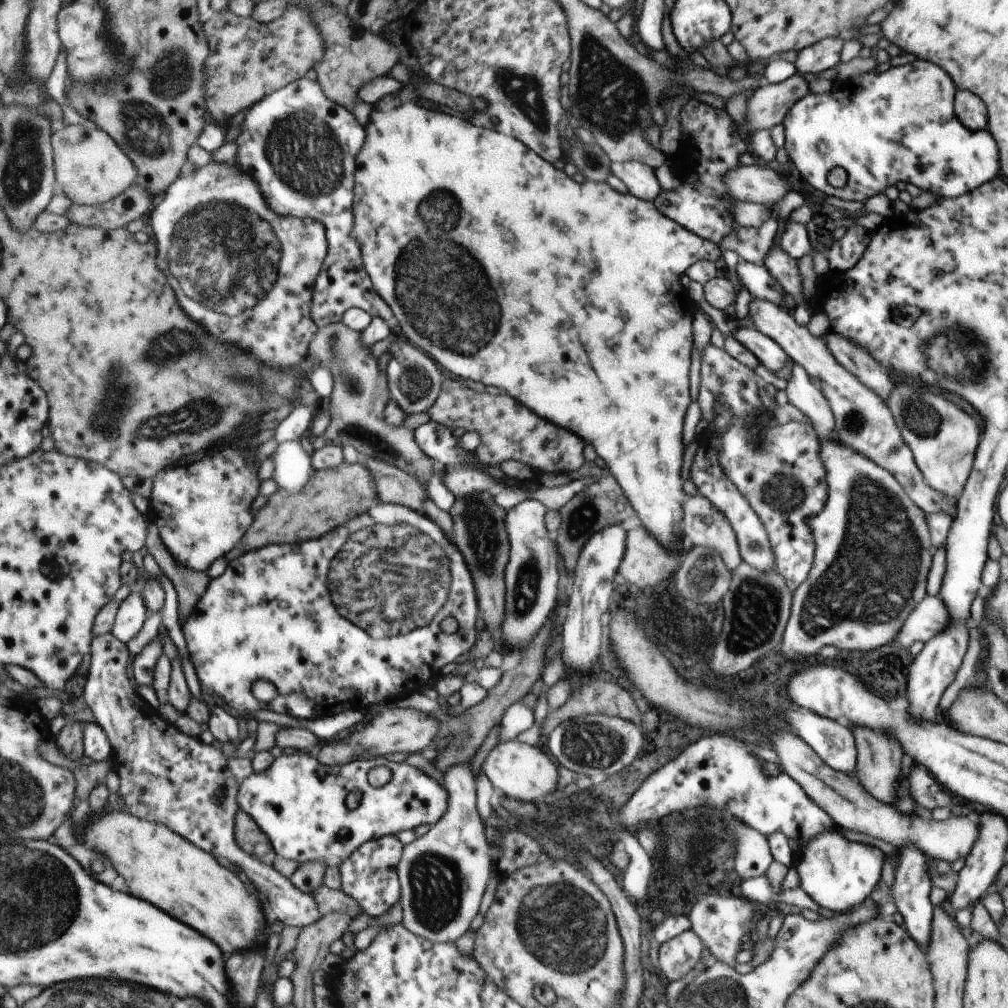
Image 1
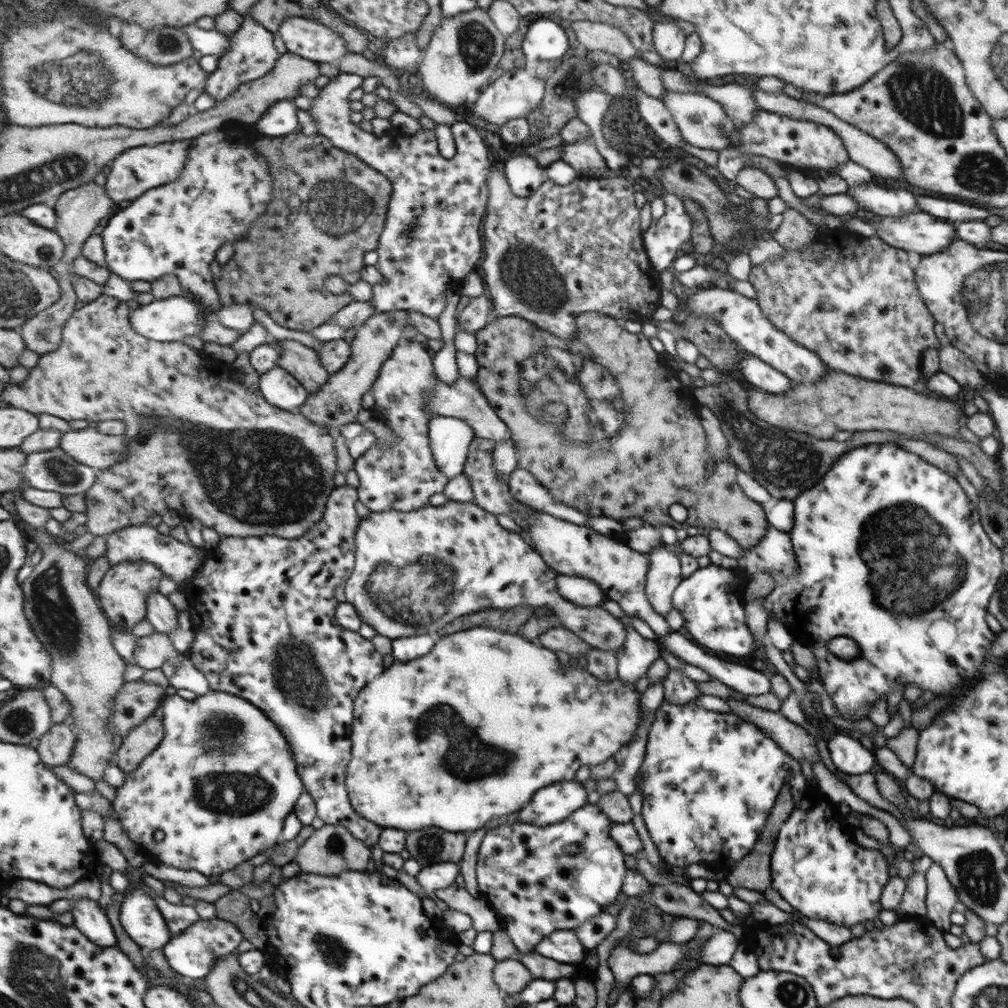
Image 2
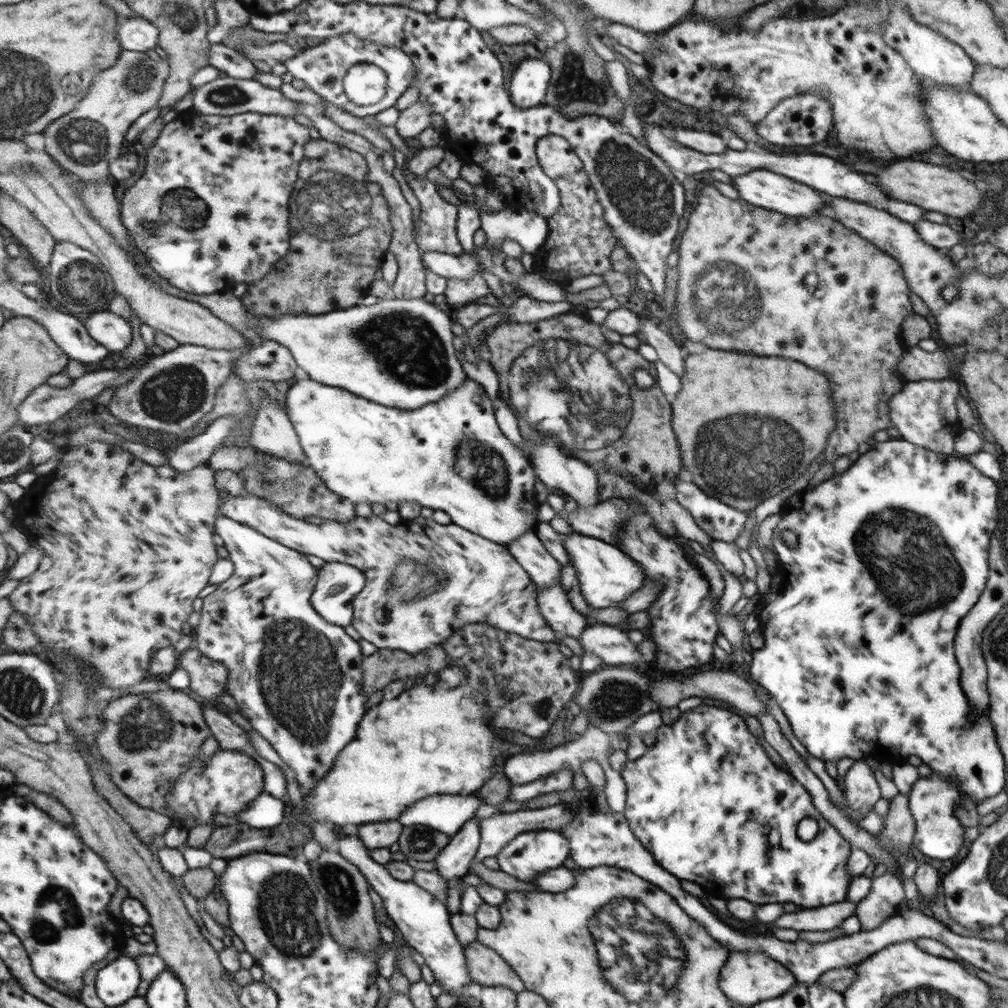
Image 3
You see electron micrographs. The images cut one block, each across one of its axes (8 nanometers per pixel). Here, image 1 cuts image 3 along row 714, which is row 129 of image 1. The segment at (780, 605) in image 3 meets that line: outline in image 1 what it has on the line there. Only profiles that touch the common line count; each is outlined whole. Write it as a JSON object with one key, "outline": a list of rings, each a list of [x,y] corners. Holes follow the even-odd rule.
{"outline":[[[916,59],[912,63],[907,63],[897,67],[890,67],[889,70],[883,73],[875,71],[860,76],[860,78],[844,80],[840,90],[830,91],[824,94],[808,93],[806,97],[801,98],[794,106],[791,106],[790,112],[783,120],[782,124],[785,128],[785,149],[788,153],[792,166],[796,173],[807,182],[809,182],[816,190],[820,190],[825,195],[836,196],[842,200],[854,200],[854,202],[865,203],[869,198],[872,198],[879,192],[885,192],[886,187],[890,185],[896,186],[896,182],[912,182],[914,186],[928,190],[937,197],[959,197],[960,195],[971,193],[972,190],[978,189],[978,186],[986,184],[988,181],[994,180],[994,176],[1000,170],[1000,157],[998,144],[992,136],[991,131],[987,128],[979,131],[972,131],[965,127],[956,118],[954,112],[954,97],[957,88],[950,75],[940,68],[936,63]],[[842,166],[848,175],[847,183],[844,187],[835,189],[828,183],[828,173],[832,168]]]}

